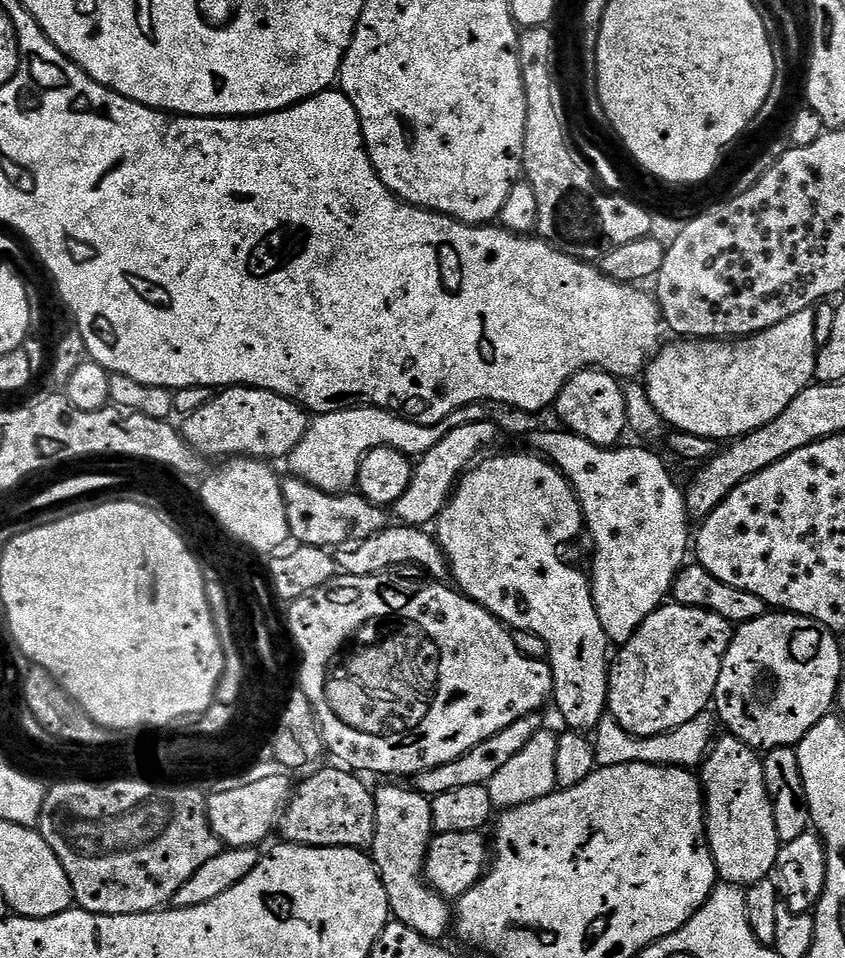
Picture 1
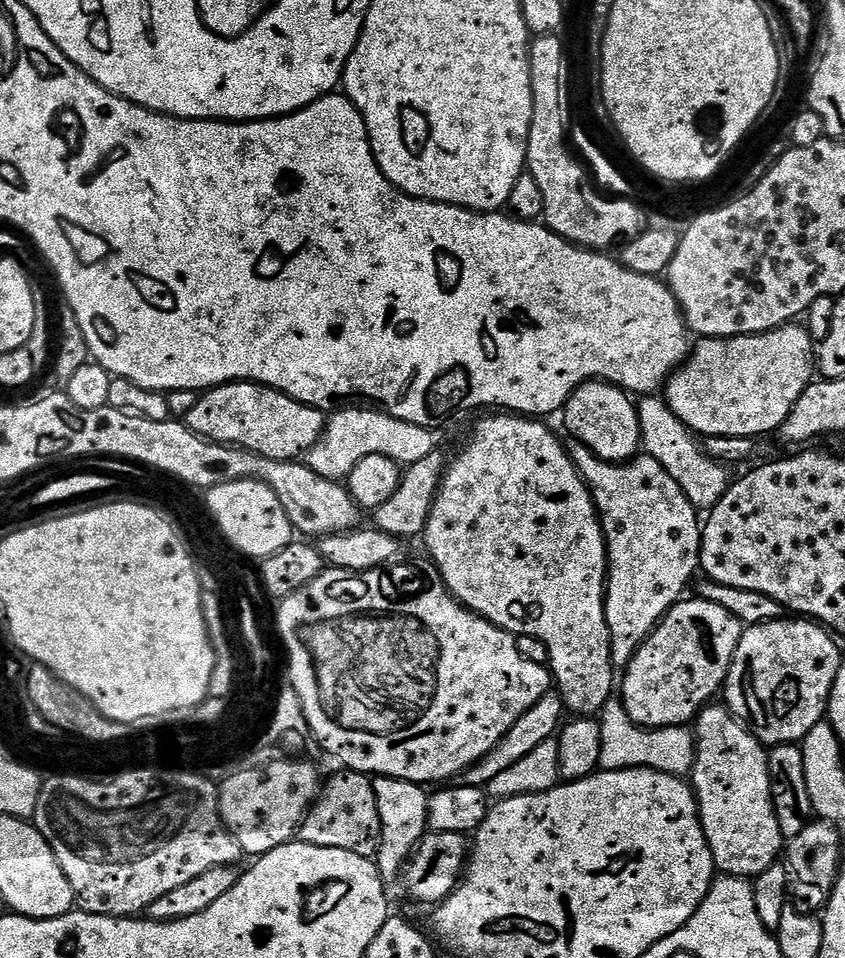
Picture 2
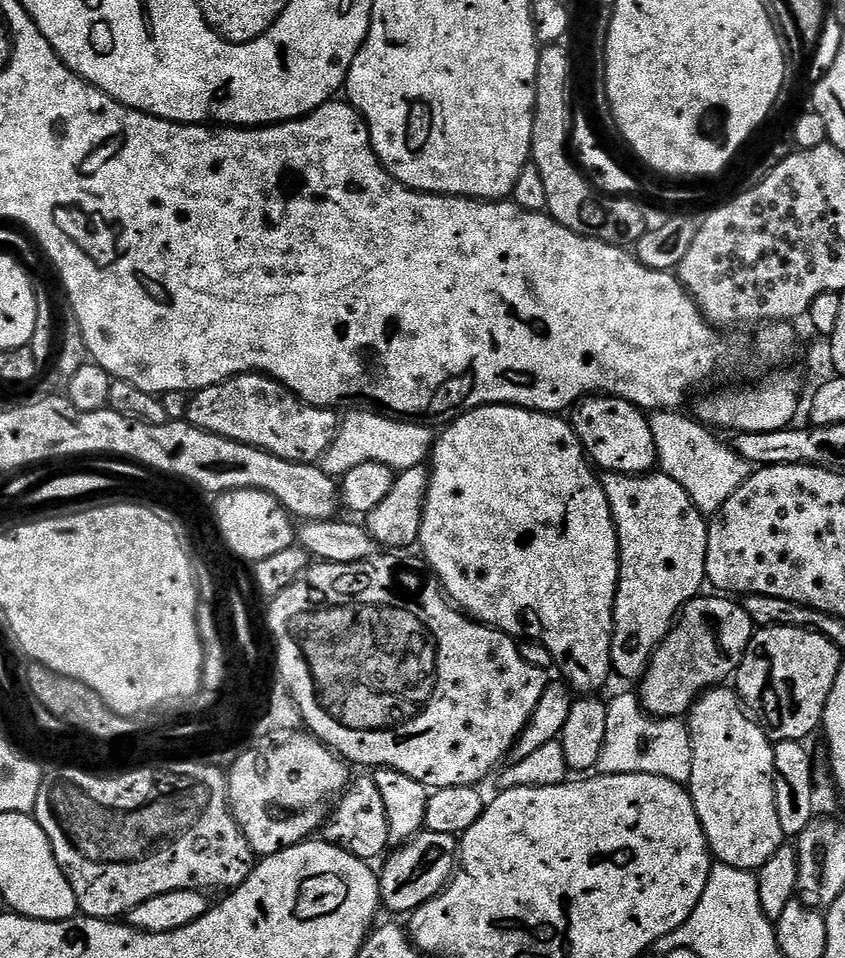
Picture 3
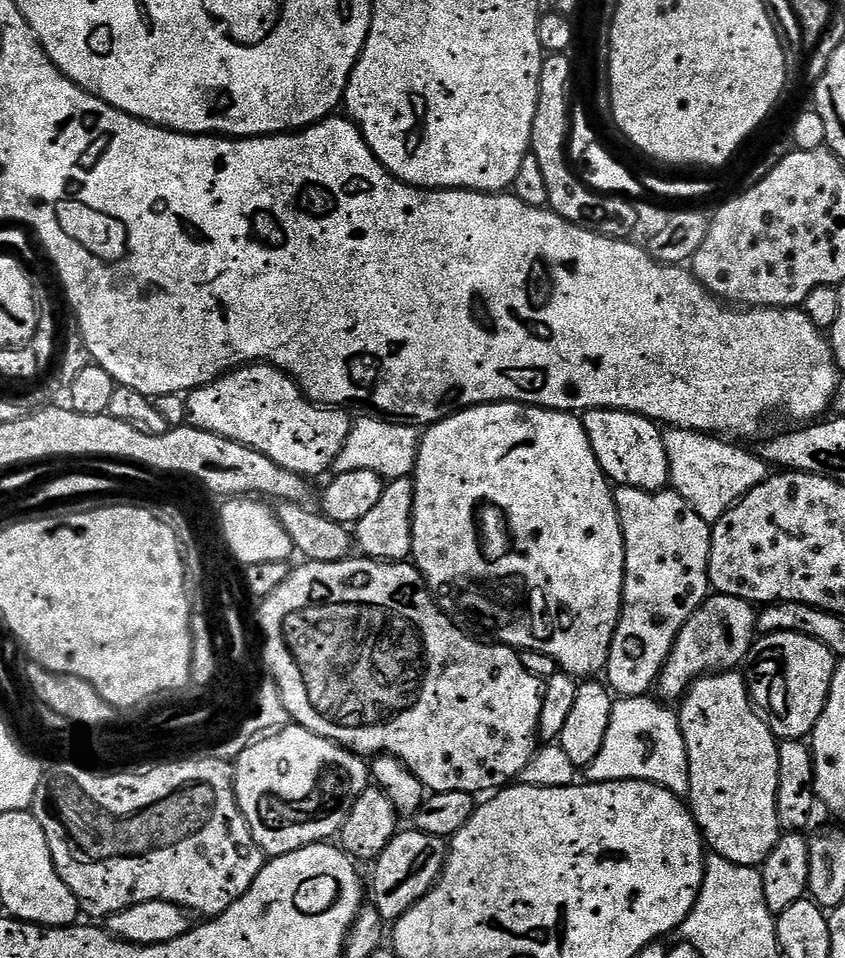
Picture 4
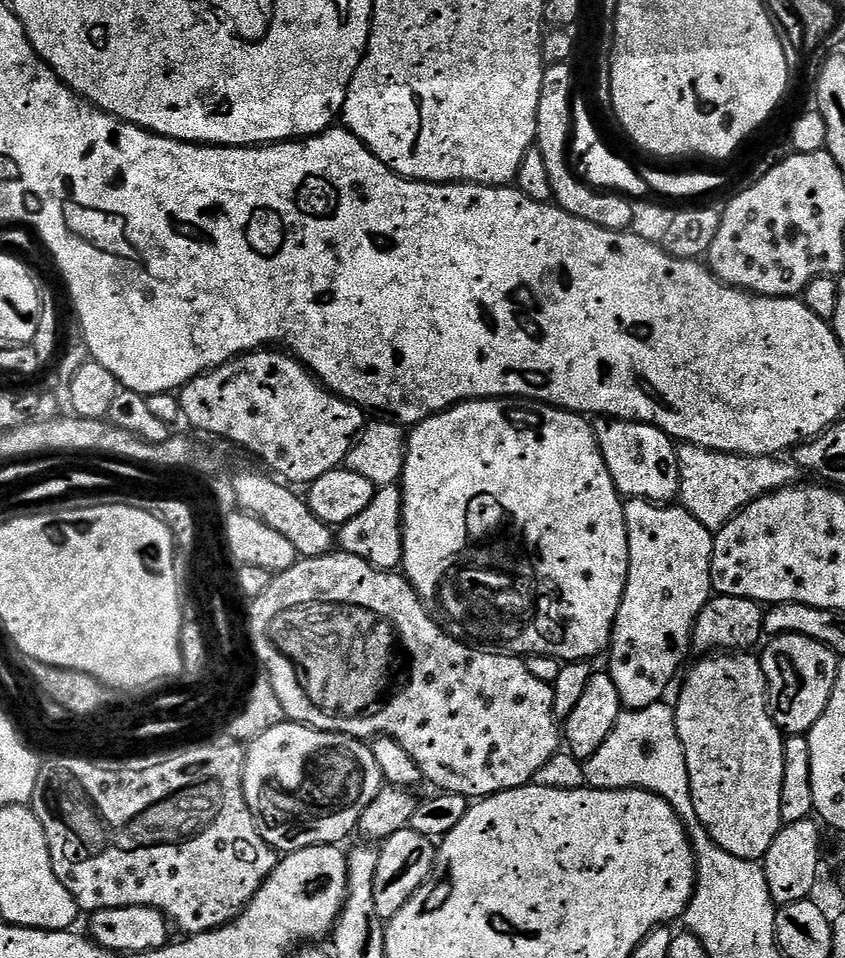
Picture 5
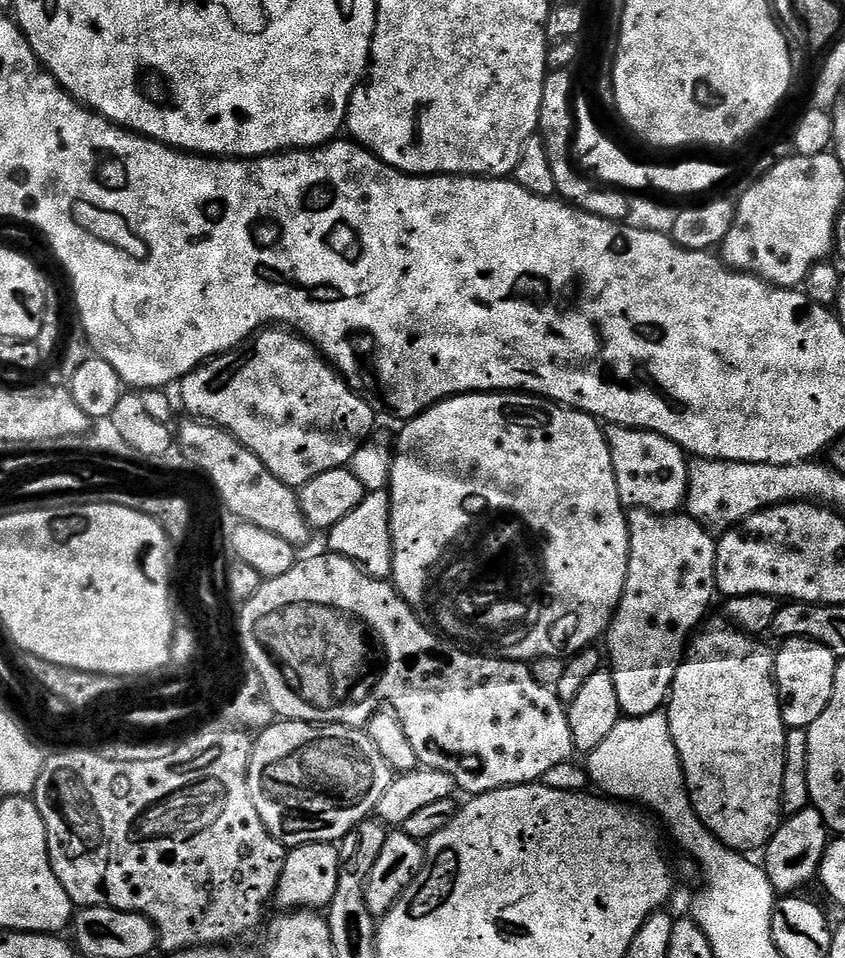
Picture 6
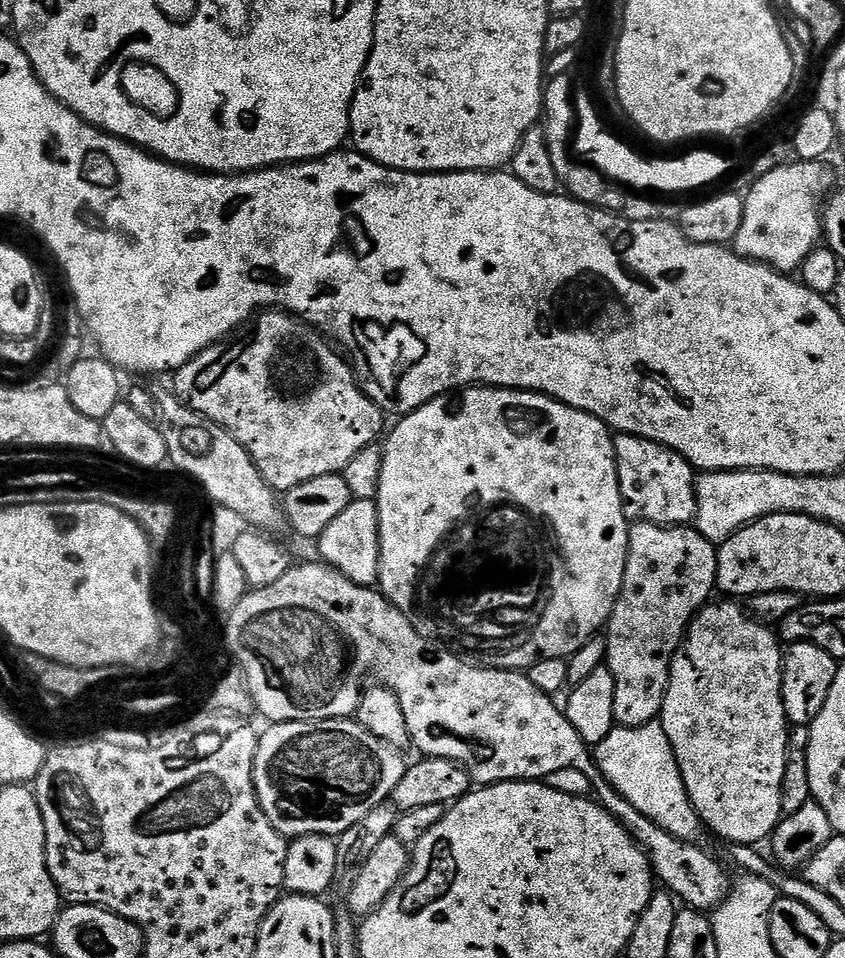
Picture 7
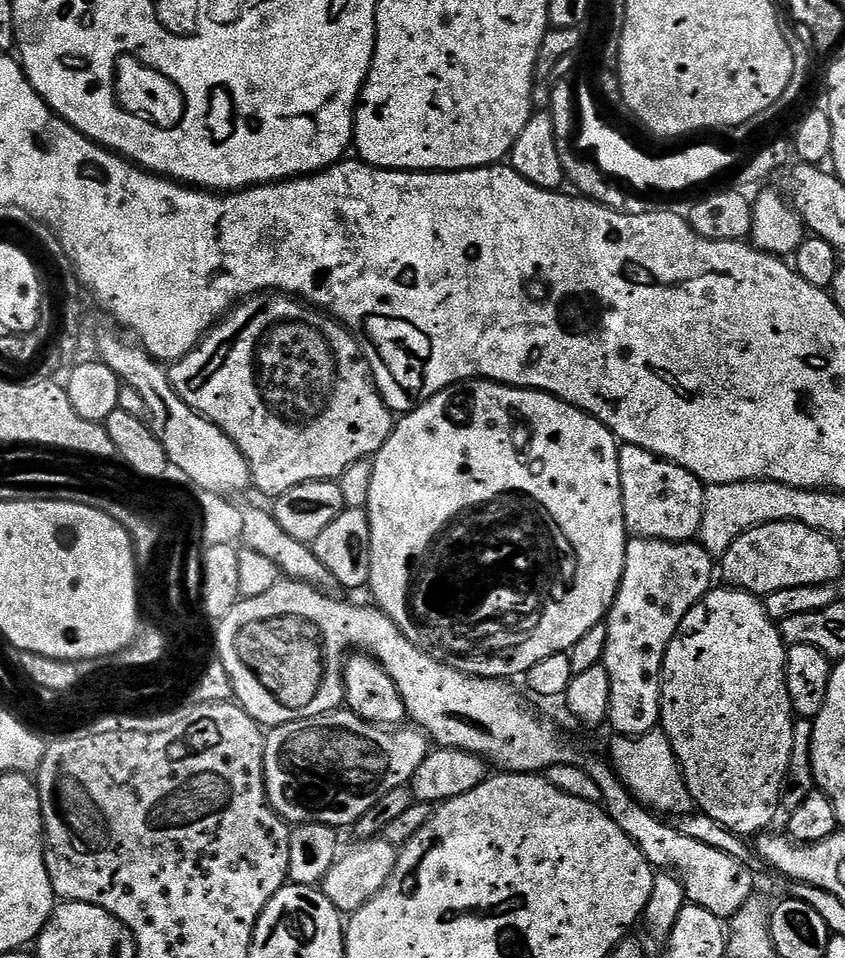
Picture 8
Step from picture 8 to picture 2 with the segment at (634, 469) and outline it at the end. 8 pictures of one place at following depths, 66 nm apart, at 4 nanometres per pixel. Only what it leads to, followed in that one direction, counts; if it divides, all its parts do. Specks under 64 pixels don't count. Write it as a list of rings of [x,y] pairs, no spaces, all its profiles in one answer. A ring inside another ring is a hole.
[[[590,380],[574,390],[562,409],[564,428],[575,443],[585,444],[599,460],[627,462],[641,451],[640,419],[633,397],[622,388]]]

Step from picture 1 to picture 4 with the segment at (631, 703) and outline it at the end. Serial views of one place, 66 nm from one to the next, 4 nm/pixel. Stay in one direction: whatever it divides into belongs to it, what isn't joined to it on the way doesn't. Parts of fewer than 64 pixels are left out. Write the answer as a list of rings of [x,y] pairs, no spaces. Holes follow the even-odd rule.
[[[719,594],[709,595],[676,635],[668,660],[660,671],[659,695],[668,702],[679,701],[701,676],[739,669],[739,664],[749,659],[752,646],[758,639],[757,615],[757,609],[747,600]]]

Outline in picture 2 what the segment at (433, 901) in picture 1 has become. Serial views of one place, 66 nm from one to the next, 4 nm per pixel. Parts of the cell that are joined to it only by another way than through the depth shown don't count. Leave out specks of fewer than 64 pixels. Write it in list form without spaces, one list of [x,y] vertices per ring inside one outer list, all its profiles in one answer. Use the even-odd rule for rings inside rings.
[[[389,776],[373,779],[374,799],[378,802],[378,818],[382,818],[382,838],[375,854],[376,867],[385,877],[399,873],[407,865],[416,845],[424,839],[428,827],[429,793],[421,785]]]

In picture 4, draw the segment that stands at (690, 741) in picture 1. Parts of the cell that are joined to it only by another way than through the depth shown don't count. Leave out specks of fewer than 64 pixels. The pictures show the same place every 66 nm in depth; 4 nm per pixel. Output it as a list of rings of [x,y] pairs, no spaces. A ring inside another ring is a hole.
[[[651,695],[626,696],[613,703],[606,739],[602,741],[602,750],[598,750],[598,758],[586,769],[587,779],[593,784],[645,780],[661,784],[678,797],[687,797],[690,762],[680,717],[673,709],[672,712],[668,709],[671,707],[667,703],[652,699]]]

